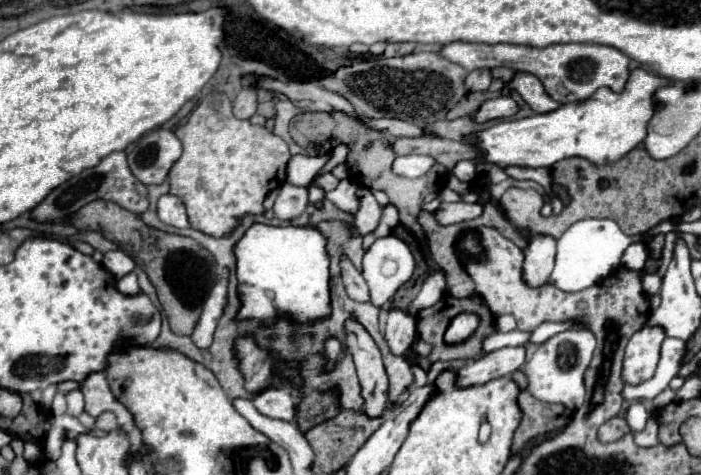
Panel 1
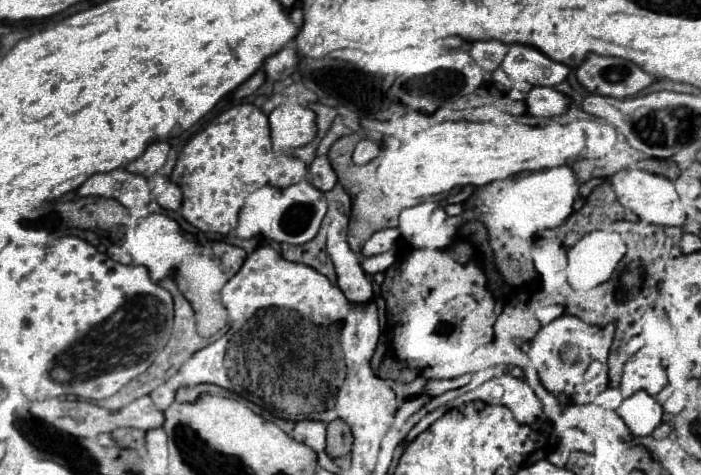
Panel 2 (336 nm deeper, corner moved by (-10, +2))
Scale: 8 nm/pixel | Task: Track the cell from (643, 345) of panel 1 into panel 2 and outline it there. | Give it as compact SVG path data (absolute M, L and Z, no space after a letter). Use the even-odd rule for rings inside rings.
M643 348L625 362L619 390L625 398L639 390L645 390L651 396L655 396L665 388L665 384L667 374L665 368L661 366L661 360Z

